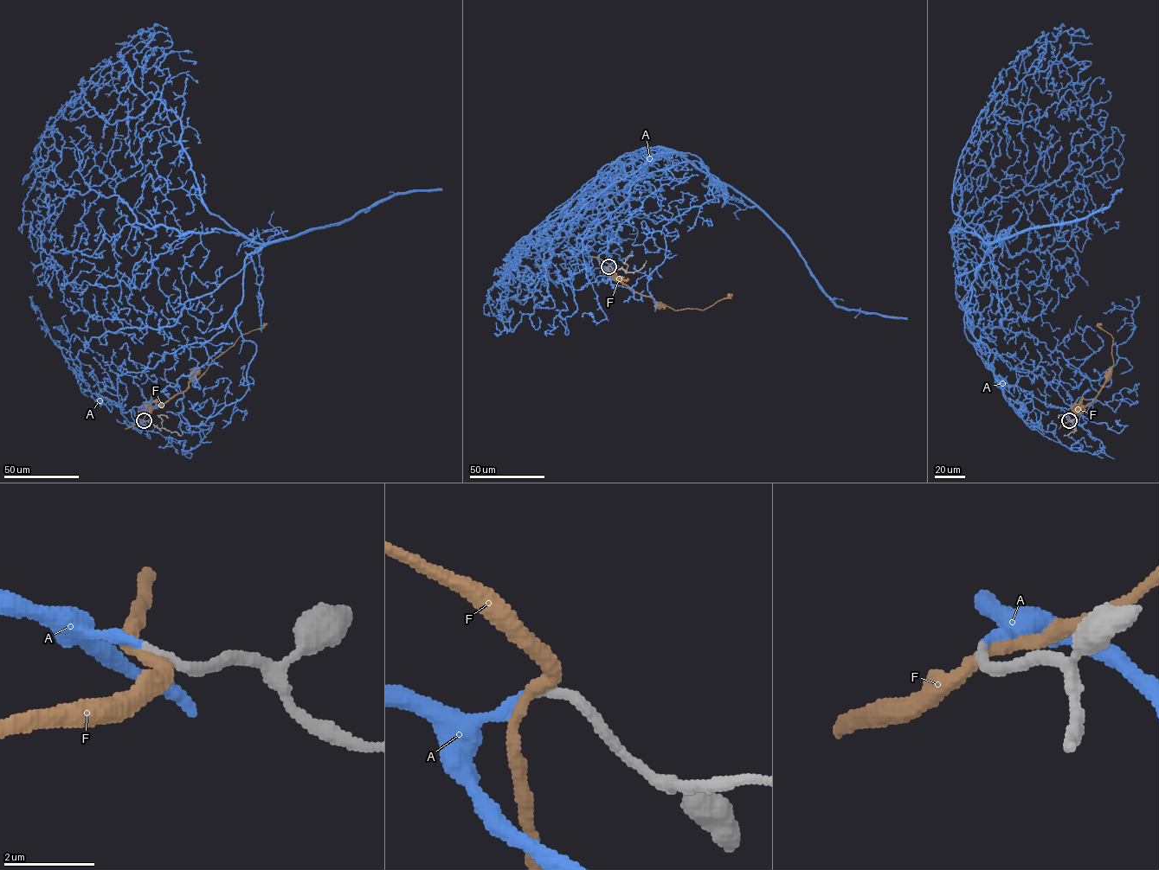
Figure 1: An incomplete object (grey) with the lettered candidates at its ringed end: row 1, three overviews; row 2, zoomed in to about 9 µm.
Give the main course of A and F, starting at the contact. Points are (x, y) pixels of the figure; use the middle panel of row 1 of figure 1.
A: (608, 266), (673, 166), (727, 184), (658, 147), (620, 156), (529, 240), (495, 316)
F: (609, 265), (608, 272), (614, 280), (676, 310), (704, 310), (730, 295), (729, 298)

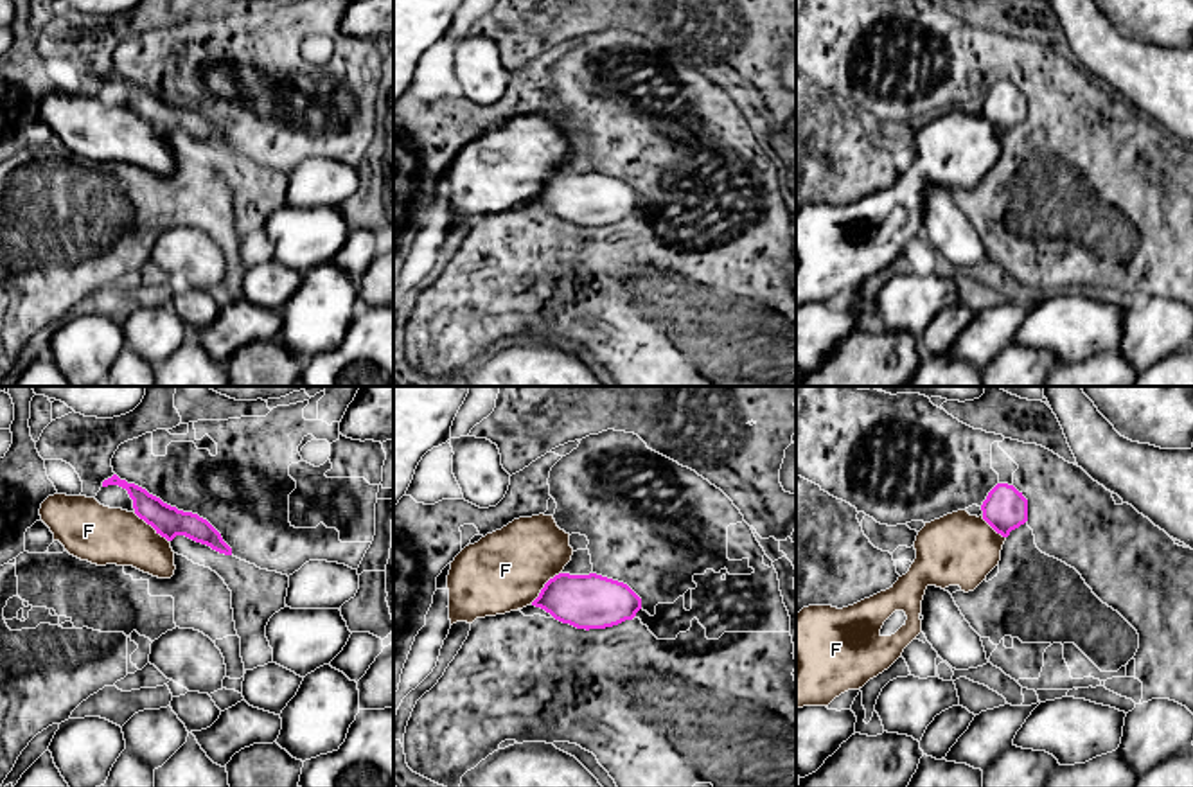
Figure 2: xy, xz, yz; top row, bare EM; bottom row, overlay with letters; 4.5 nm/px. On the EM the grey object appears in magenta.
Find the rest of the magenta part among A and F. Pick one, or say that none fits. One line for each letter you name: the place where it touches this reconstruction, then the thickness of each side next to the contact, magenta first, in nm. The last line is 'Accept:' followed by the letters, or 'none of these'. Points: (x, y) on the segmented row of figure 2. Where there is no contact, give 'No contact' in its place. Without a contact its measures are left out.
A: No contact
Accept: A

